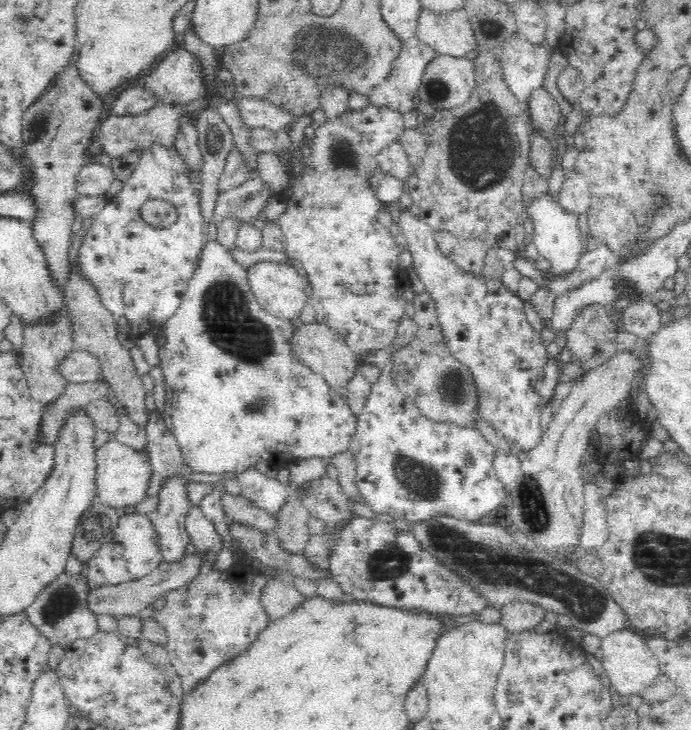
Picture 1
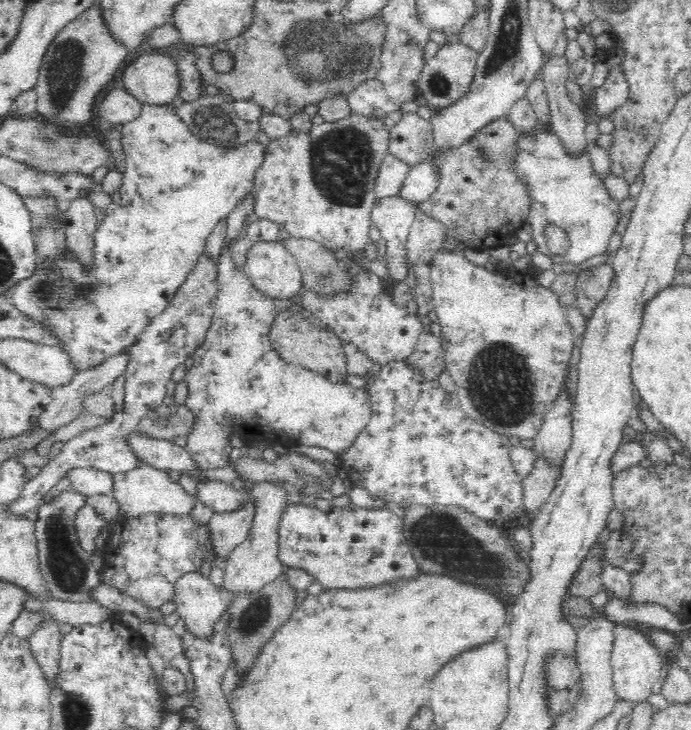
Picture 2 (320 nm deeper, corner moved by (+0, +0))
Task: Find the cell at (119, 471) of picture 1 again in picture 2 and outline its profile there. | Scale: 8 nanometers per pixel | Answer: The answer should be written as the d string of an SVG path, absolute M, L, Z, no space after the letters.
M140 459L136 466L131 469L112 473L112 493L110 497L114 499L119 508L120 517L123 518L148 513L188 515L196 502L196 498L186 494L182 486L172 481L164 470L154 468Z

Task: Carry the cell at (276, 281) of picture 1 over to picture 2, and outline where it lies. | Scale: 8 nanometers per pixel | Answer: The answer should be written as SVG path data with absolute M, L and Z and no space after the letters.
M278 241L256 242L250 245L243 270L255 289L267 297L287 297L297 301L303 290L302 275L291 252Z

